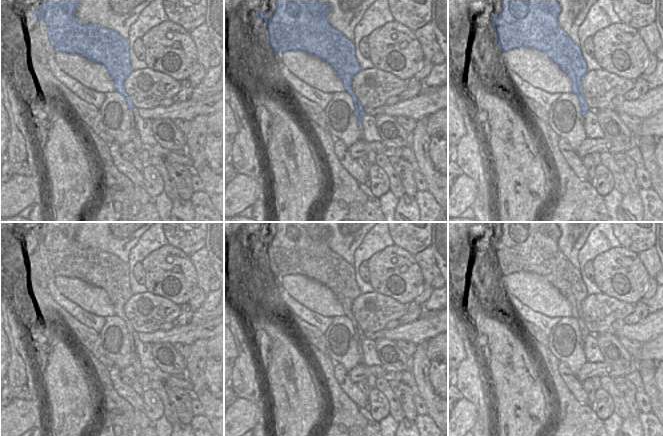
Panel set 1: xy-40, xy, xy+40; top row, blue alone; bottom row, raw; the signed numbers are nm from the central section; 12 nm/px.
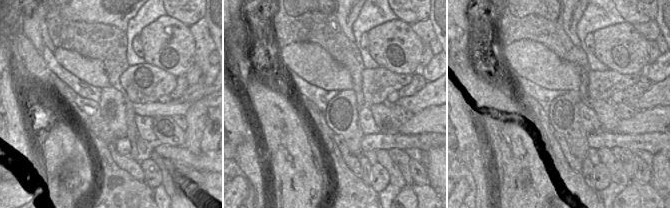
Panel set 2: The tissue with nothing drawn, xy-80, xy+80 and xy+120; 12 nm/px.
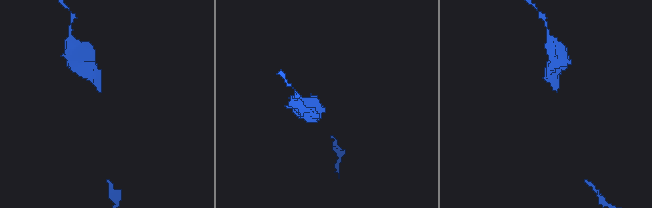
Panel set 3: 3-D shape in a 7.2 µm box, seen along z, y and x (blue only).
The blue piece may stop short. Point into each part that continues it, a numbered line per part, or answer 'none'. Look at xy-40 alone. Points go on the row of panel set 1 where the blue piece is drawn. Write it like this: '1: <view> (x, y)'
1: xy-40 (137, 161)

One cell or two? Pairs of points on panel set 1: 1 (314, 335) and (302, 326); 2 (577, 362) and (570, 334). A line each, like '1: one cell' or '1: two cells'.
1: one cell
2: one cell

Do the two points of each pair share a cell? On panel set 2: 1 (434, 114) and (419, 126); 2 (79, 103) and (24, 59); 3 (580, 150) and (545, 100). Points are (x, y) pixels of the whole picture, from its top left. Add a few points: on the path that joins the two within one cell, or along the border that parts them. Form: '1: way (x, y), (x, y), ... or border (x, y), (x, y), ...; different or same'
1: way (430, 118), (423, 122); same
2: way (65, 92), (38, 69); same
3: border (566, 91), (551, 102), (547, 113); different

